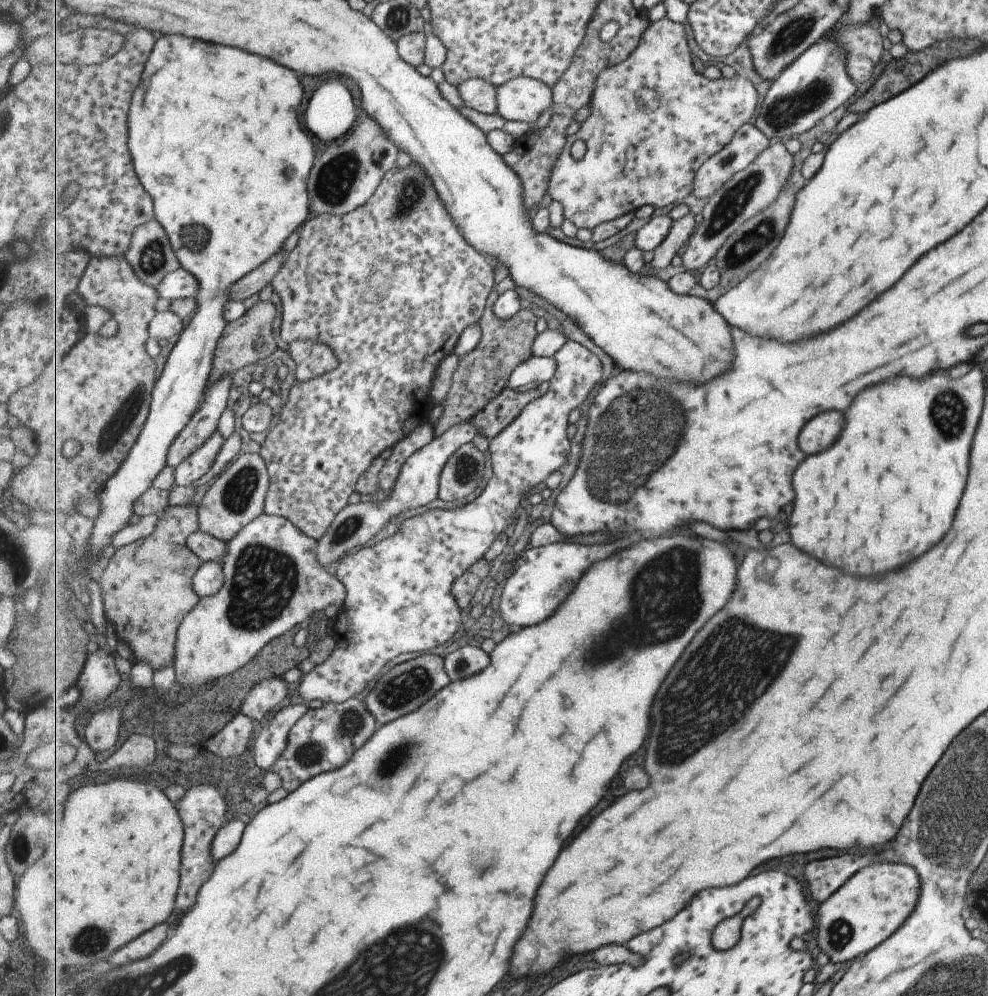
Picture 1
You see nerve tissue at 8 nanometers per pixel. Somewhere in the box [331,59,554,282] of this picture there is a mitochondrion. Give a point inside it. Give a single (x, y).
(413, 191)

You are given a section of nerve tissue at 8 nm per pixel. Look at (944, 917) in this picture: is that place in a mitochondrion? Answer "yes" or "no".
no

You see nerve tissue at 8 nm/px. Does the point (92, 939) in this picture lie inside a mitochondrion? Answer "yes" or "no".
yes

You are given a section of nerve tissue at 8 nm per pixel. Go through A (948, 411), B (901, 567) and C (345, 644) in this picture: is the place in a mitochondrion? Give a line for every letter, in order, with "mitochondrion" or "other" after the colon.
A: mitochondrion
B: other
C: other

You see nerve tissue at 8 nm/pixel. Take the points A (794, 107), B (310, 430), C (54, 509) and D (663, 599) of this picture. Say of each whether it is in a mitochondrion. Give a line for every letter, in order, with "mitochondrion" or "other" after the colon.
A: mitochondrion
B: other
C: other
D: mitochondrion

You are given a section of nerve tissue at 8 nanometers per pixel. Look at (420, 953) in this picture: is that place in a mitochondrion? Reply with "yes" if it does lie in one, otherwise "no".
yes

